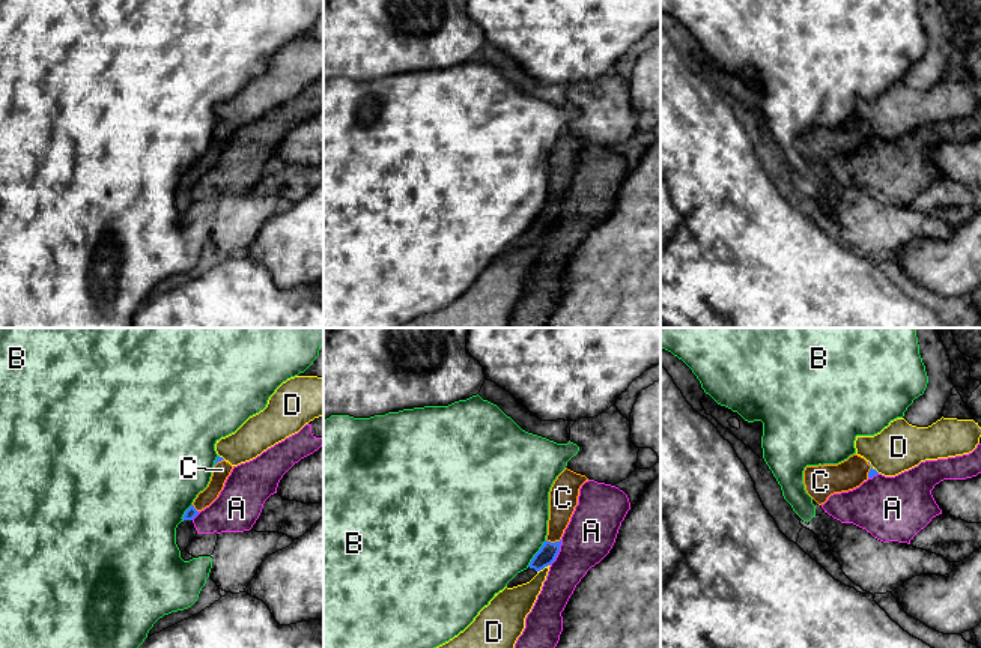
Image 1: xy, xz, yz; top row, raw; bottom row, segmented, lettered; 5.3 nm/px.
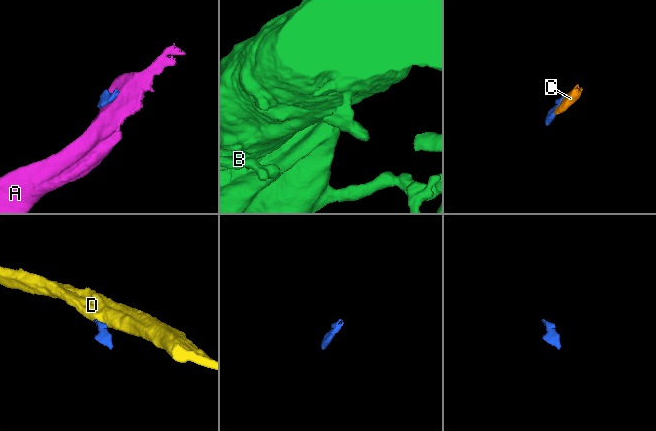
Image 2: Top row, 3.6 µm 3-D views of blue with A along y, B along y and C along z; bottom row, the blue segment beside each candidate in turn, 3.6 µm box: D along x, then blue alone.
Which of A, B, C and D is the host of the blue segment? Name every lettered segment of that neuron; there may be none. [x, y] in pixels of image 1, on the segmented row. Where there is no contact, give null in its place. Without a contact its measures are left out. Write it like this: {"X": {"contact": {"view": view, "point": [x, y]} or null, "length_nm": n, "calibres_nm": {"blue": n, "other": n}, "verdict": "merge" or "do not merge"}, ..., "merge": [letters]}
{"A": {"contact": {"view": "xz", "point": [558, 551]}, "length_nm": 150, "calibres_nm": {"blue": 100, "other": 260}, "verdict": "do not merge"}, "B": {"contact": {"view": "xz", "point": [536, 554]}, "length_nm": 180, "calibres_nm": {"blue": 100, "other": 500}, "verdict": "do not merge"}, "C": {"contact": {"view": "xz", "point": [555, 542]}, "length_nm": 80, "calibres_nm": {"blue": 100, "other": 160}, "verdict": "merge"}, "D": {"contact": {"view": "xz", "point": [543, 567]}, "length_nm": 80, "calibres_nm": {"blue": 100, "other": 180}, "verdict": "do not merge"}, "merge": ["C"]}

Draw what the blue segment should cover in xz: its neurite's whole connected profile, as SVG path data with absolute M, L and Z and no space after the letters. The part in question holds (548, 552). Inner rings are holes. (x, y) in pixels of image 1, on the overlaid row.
M564 469L554 481L549 492L549 520L546 541L534 555L527 570L518 573L507 588L513 588L530 582L540 570L551 565L561 546L561 537L567 528L570 517L578 505L581 486L588 481L585 475Z

